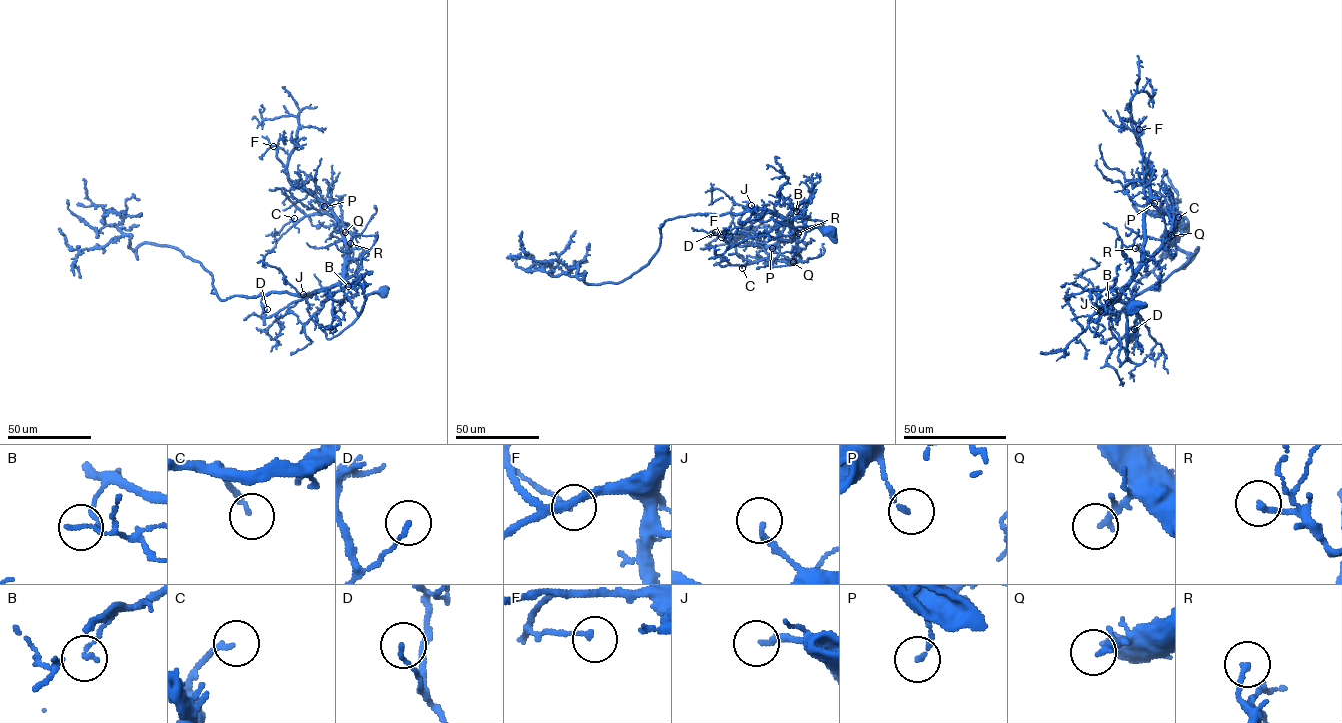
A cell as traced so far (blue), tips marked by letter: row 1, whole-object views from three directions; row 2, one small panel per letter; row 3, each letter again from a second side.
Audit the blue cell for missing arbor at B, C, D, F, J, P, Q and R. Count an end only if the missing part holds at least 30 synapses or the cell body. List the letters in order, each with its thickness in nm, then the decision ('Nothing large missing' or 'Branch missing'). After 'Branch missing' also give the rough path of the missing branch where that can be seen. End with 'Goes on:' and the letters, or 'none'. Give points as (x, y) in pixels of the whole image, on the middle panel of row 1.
B: Thickness 140 nm. Nothing large missing
C: Thickness 180 nm. Nothing large missing
D: Thickness 130 nm. Nothing large missing
F: Thickness 140 nm. Nothing large missing
J: Thickness 180 nm. Branch missing. Course of what is missing: (751, 205), (742, 192), (731, 194)
P: Thickness 140 nm. Nothing large missing
Q: Thickness 160 nm. Branch missing. Course of what is missing: (793, 262), (772, 268)
R: Thickness 180 nm. Nothing large missing
Goes on: J, Q

